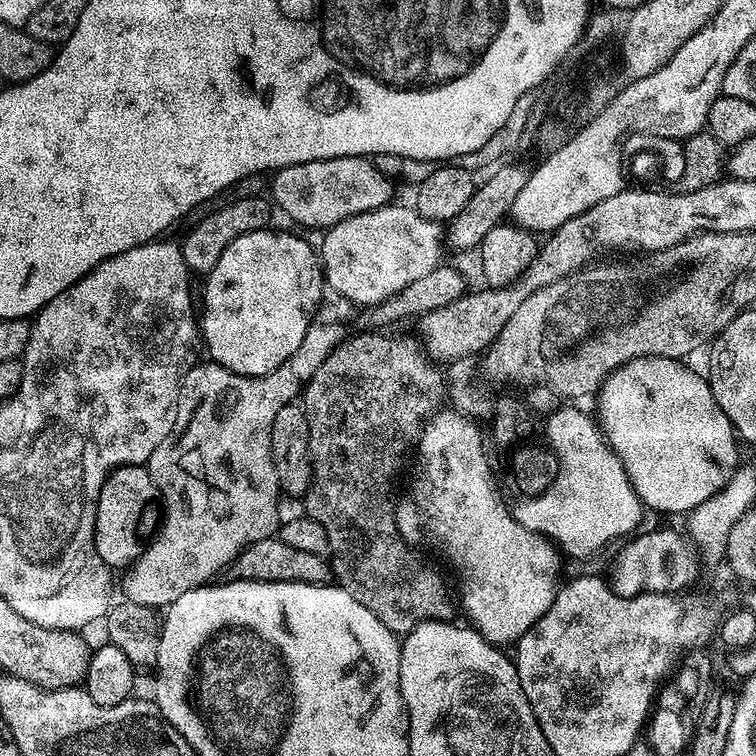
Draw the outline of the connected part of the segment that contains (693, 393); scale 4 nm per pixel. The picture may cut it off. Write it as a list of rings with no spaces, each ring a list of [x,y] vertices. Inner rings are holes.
[[[661,356],[634,358],[604,379],[598,393],[598,422],[623,461],[641,505],[656,512],[691,513],[693,508],[726,486],[742,460],[736,449],[738,437],[730,418],[722,414],[722,406],[718,406],[707,379],[686,365],[684,360]]]

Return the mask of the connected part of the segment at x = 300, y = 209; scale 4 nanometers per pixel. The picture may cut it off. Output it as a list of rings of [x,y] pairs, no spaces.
[[[363,156],[291,164],[271,177],[270,196],[275,207],[279,211],[281,208],[296,226],[327,230],[346,218],[393,203],[392,180],[384,172],[387,171],[381,165]]]

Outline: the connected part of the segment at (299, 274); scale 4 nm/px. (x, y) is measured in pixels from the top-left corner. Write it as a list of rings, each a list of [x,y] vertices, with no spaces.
[[[271,227],[263,228],[257,232],[247,232],[238,238],[234,238],[234,242],[230,242],[230,246],[226,246],[226,250],[222,250],[222,254],[218,258],[218,262],[214,262],[214,270],[210,270],[206,274],[208,280],[204,284],[204,312],[202,308],[202,344],[213,361],[219,364],[221,368],[230,370],[234,374],[242,374],[243,376],[265,376],[270,374],[270,370],[278,370],[278,366],[282,366],[282,362],[286,362],[286,358],[290,358],[290,354],[294,354],[294,350],[298,350],[298,346],[302,346],[302,338],[306,338],[306,330],[314,322],[312,316],[316,312],[316,307],[320,304],[320,295],[326,292],[326,281],[324,279],[324,270],[322,261],[318,255],[317,249],[311,248],[304,239],[295,231],[293,232],[272,232]]]

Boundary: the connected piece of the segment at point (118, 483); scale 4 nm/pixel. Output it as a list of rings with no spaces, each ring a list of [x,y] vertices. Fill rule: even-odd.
[[[121,464],[106,478],[106,482],[100,491],[100,497],[96,503],[96,533],[94,542],[102,562],[108,564],[109,569],[127,569],[135,564],[136,559],[144,553],[145,548],[152,543],[162,519],[162,501],[160,492],[156,488],[154,478],[149,474],[147,467],[139,464]]]

